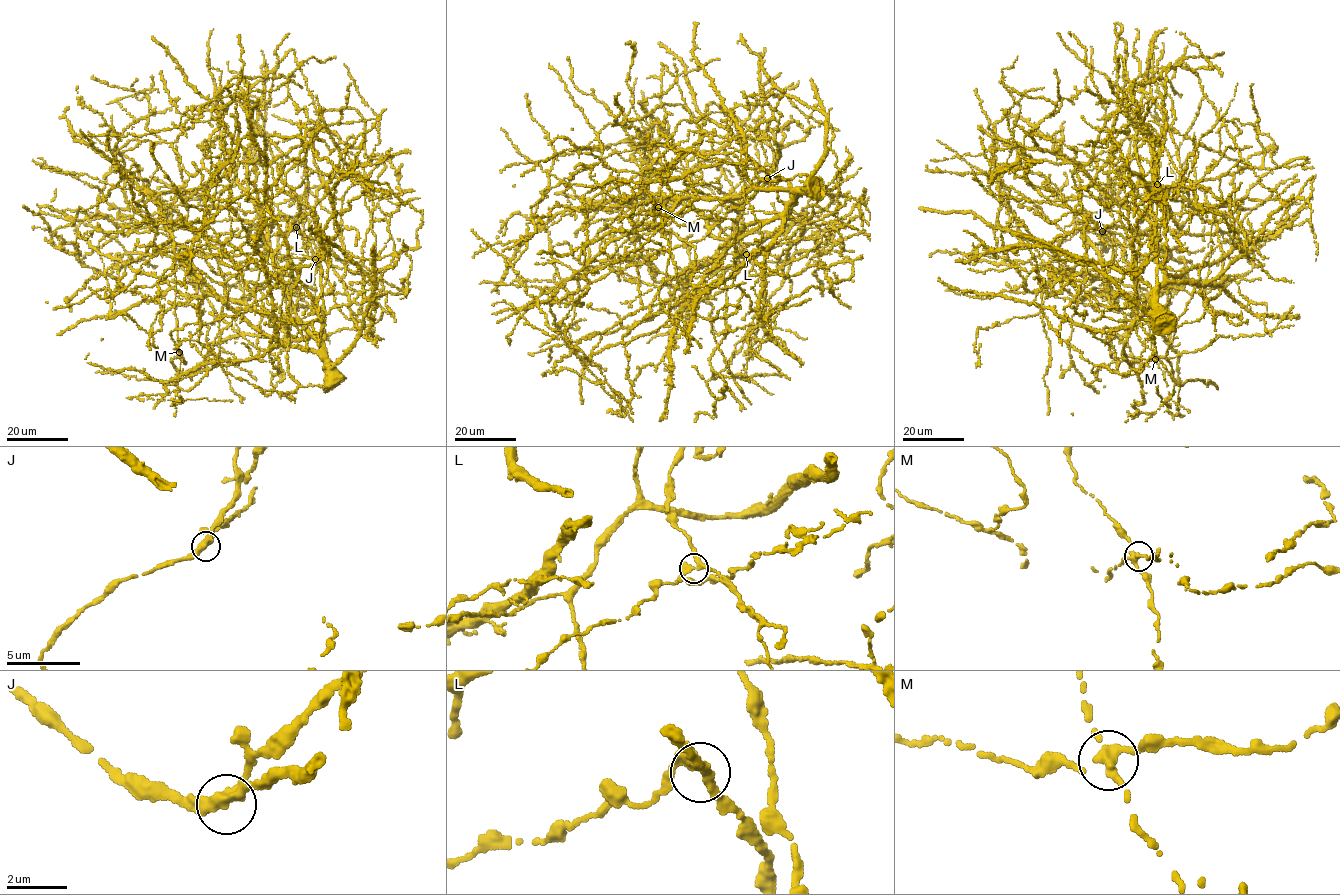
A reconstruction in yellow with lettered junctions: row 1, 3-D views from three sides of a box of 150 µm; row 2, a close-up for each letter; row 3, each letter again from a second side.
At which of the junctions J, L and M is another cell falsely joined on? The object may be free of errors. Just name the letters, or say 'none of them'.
M

